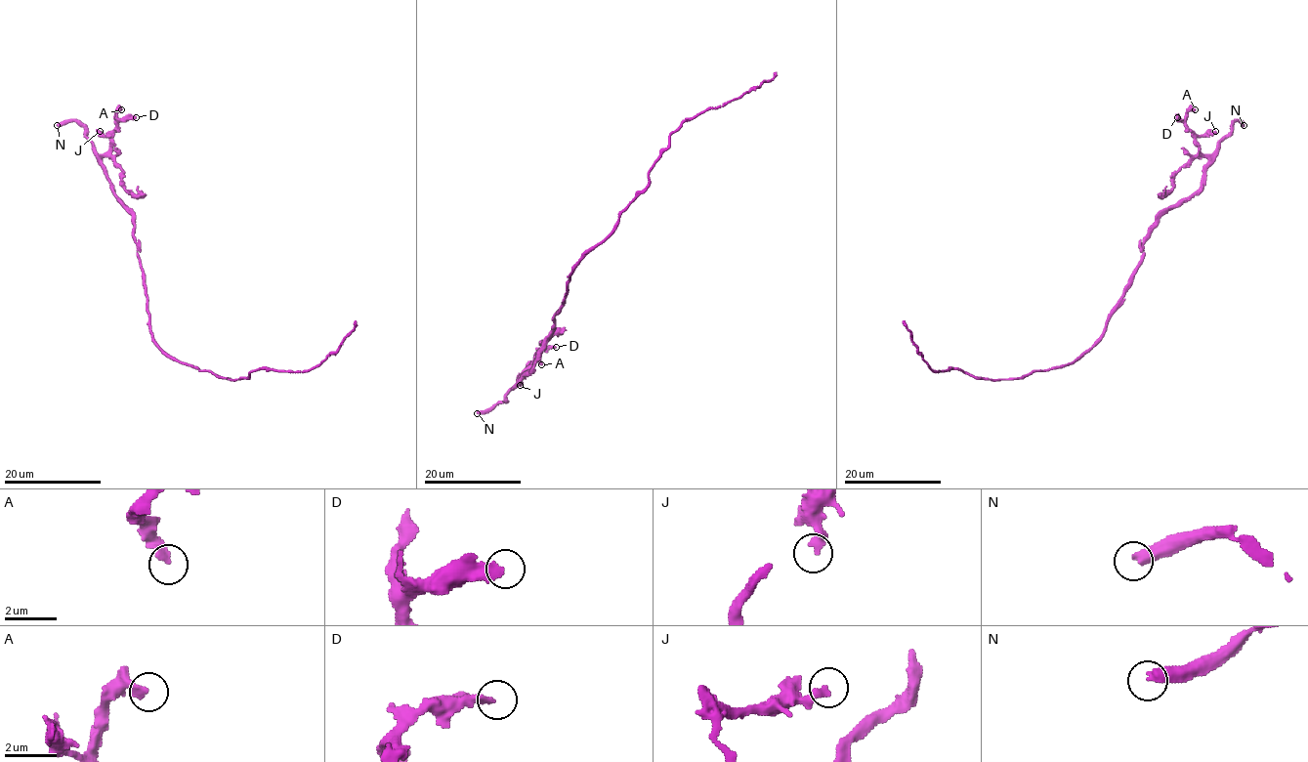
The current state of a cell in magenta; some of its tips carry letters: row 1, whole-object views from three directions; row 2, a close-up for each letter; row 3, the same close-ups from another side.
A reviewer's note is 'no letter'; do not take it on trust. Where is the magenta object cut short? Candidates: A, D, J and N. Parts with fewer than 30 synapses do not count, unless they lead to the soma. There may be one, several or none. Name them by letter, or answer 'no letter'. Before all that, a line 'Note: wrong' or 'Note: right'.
Note: wrong
N

